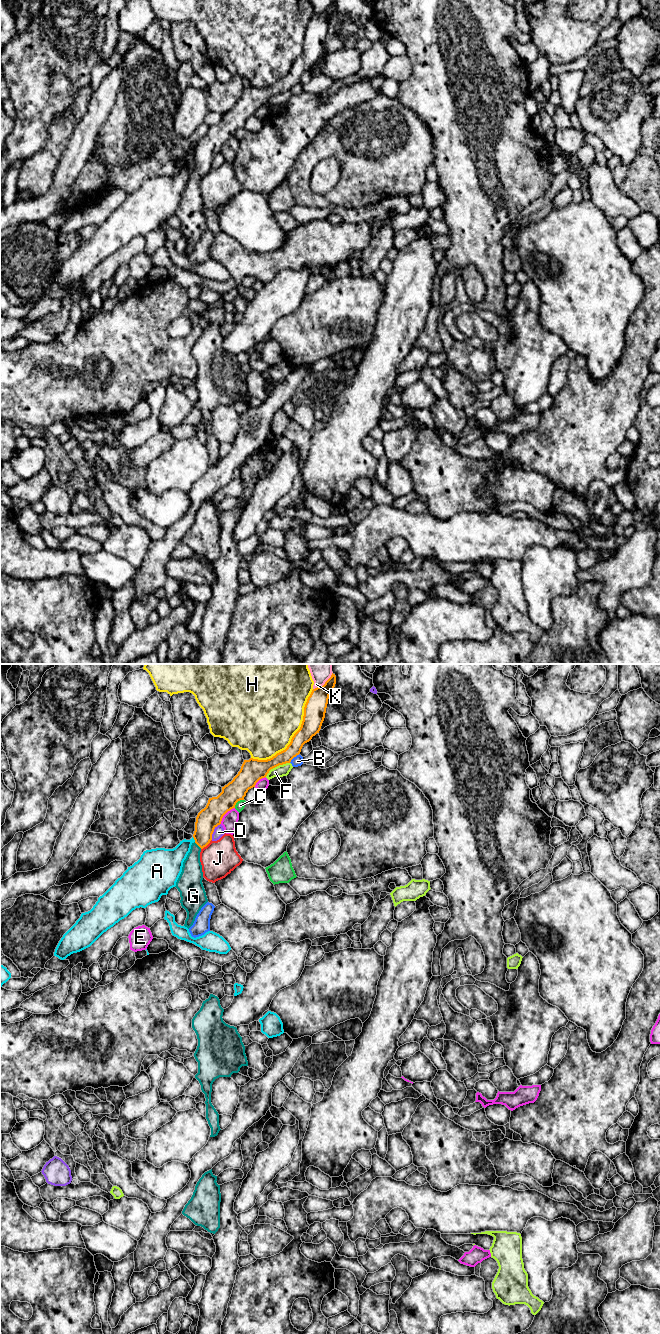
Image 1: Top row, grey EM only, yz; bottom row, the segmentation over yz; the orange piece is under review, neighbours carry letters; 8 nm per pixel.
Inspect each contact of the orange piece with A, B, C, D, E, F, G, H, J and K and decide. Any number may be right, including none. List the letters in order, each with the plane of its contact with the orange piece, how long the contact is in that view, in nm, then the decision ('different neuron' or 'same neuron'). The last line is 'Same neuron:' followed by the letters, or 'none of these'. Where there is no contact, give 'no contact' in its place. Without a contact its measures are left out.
A: contact in yz; length 50 nm; different neuron
B: contact in yz; length 120 nm; different neuron
C: contact in yz; length 100 nm; different neuron
D: contact in yz; length 150 nm; different neuron
E: contact in yz; length 180 nm; different neuron
F: contact in yz; length 240 nm; different neuron
G: contact in yz; length 80 nm; same neuron
H: contact in yz; length 750 nm; different neuron
J: contact in yz; length 120 nm; different neuron
K: contact in yz; length 220 nm; different neuron
Same neuron: G

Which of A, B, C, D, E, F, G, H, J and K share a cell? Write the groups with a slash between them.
A / B / C / D / E / F / G / H / J / K

